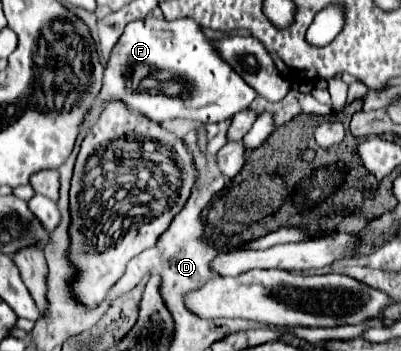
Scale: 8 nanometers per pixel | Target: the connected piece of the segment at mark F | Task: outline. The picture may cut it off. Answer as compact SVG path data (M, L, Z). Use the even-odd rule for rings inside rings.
M144 18L130 22L112 50L112 56L104 70L104 82L98 92L96 102L84 118L82 130L86 132L92 122L92 112L100 110L112 100L124 102L132 112L142 114L154 122L170 118L188 118L198 122L220 122L232 118L236 112L248 110L256 92L214 52L212 42L202 34L200 26L190 20L164 20L164 18ZM164 78L176 78L182 88L176 94L170 88L160 86Z

